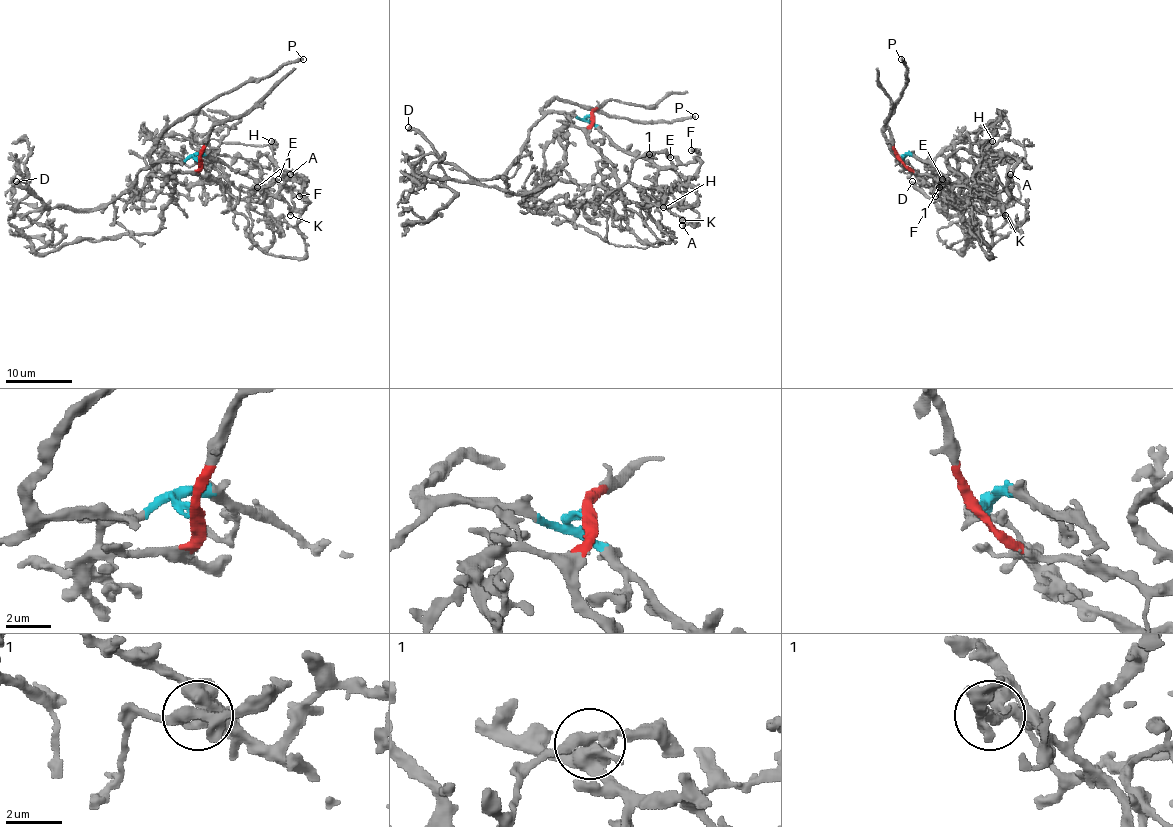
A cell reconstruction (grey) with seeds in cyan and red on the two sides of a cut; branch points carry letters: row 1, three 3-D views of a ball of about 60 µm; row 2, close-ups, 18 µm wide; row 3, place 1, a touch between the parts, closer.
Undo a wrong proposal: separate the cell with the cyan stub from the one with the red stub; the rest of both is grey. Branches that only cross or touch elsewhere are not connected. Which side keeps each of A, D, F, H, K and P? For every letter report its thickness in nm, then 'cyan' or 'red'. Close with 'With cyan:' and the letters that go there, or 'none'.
A: 380 nm | cyan
D: 400 nm | cyan
F: 320 nm | cyan
H: 260 nm | cyan
K: 340 nm | red
P: 300 nm | cyan
With cyan: A, D, F, H, P

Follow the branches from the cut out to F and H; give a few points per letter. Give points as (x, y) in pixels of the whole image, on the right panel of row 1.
F: (899, 159), (916, 155), (926, 160), (951, 188), (951, 193), (949, 180), (939, 182), (934, 195)
H: (899, 159), (916, 155), (926, 160), (951, 193), (956, 187), (974, 182), (973, 173), (983, 150), (992, 140)

